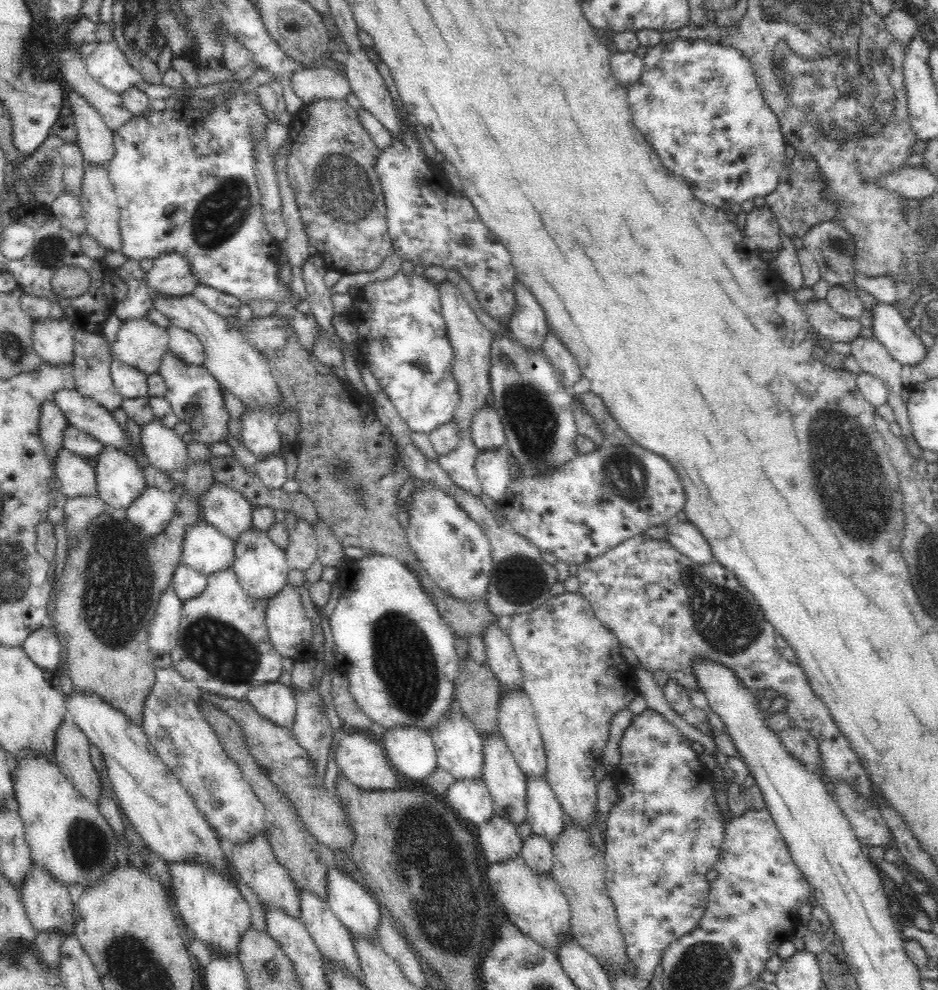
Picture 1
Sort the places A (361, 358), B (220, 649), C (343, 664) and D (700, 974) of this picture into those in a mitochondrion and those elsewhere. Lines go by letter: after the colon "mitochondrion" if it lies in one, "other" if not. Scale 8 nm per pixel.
A: other
B: mitochondrion
C: other
D: mitochondrion

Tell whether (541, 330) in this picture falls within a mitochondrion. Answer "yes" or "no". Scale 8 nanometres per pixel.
no

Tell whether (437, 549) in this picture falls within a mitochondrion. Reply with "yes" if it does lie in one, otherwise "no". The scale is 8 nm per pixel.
no

